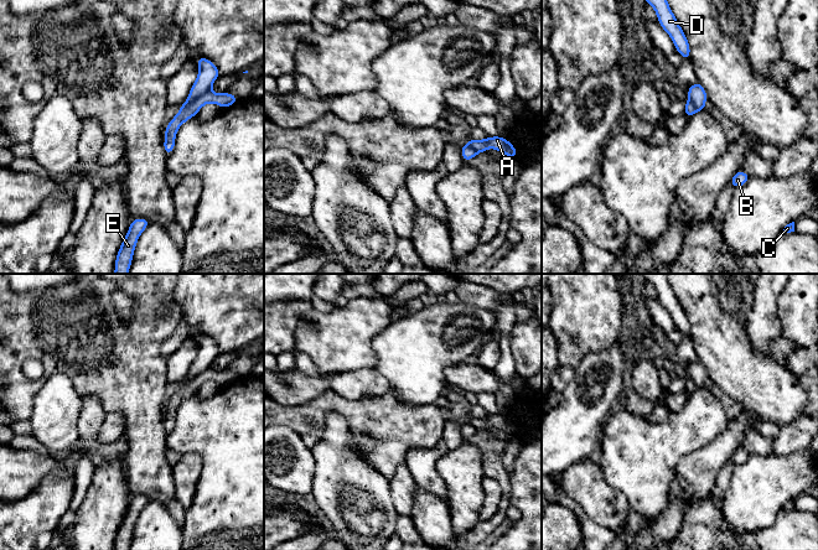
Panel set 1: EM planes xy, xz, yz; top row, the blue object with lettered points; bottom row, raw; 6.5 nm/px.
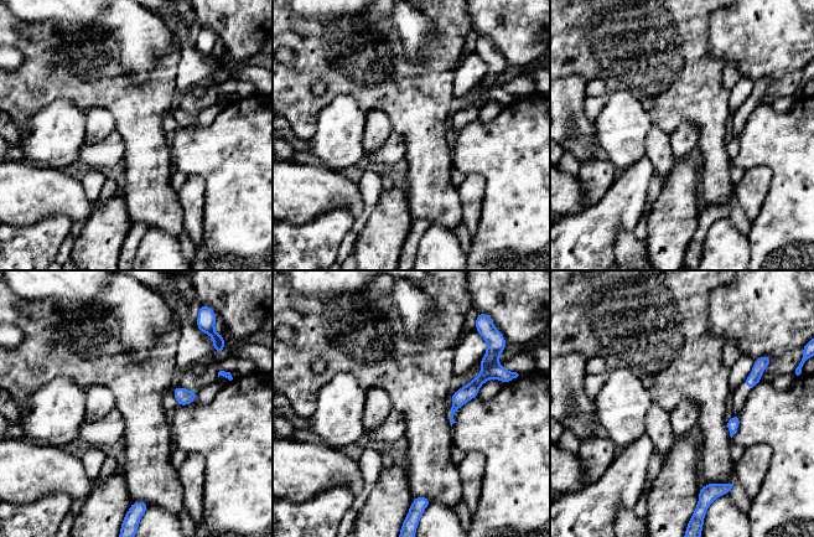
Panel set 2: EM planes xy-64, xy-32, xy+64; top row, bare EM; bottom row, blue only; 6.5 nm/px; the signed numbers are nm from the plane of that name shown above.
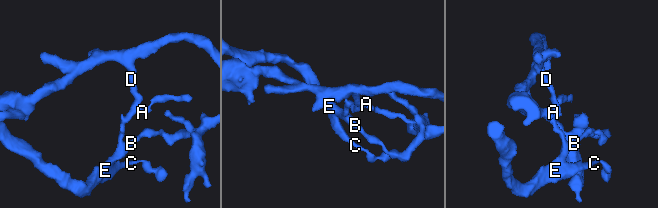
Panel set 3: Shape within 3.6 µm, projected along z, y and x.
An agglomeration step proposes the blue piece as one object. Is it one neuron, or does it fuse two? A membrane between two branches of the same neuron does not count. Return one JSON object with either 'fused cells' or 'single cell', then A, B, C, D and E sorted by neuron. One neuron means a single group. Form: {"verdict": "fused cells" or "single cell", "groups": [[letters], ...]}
{"verdict": "fused cells", "groups": [["A", "B", "C", "E"], ["D"]]}

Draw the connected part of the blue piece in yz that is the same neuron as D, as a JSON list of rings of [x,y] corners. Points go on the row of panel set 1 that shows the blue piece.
[[[644,0],[646,4],[651,5],[659,21],[662,28],[672,38],[675,50],[679,52],[682,58],[690,59],[690,47],[687,36],[684,35],[680,25],[678,24],[673,11],[669,7],[667,0]]]

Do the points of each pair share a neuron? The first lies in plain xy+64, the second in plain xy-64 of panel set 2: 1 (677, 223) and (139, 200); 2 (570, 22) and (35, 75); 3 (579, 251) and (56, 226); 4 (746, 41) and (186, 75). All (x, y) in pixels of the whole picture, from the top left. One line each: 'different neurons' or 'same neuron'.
1: different neurons
2: same neuron
3: same neuron
4: different neurons

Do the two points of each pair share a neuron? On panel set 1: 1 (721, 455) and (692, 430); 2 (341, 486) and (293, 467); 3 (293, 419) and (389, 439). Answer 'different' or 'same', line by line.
1: different
2: different
3: same

